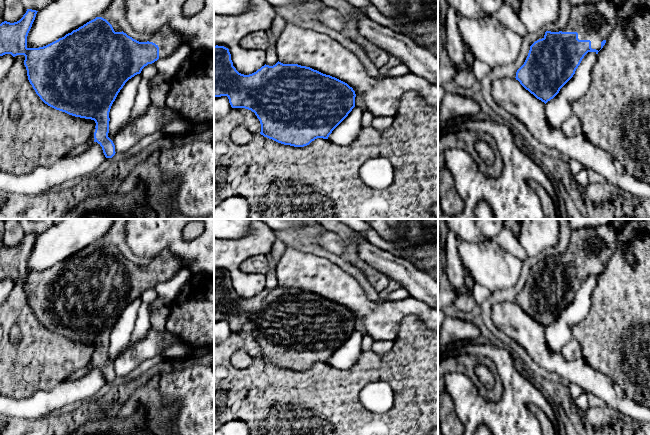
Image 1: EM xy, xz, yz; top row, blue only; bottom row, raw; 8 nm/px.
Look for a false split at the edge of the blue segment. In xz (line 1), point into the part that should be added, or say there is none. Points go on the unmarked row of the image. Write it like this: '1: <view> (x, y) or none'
1: none

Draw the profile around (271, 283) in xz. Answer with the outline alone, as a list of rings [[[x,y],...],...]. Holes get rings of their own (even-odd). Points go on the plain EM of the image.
[[[271,252],[265,255],[267,257],[268,264],[269,264],[269,271],[264,274],[265,279],[266,279],[265,288],[269,290],[273,290],[279,285],[277,275],[276,275],[276,265],[277,264]]]

